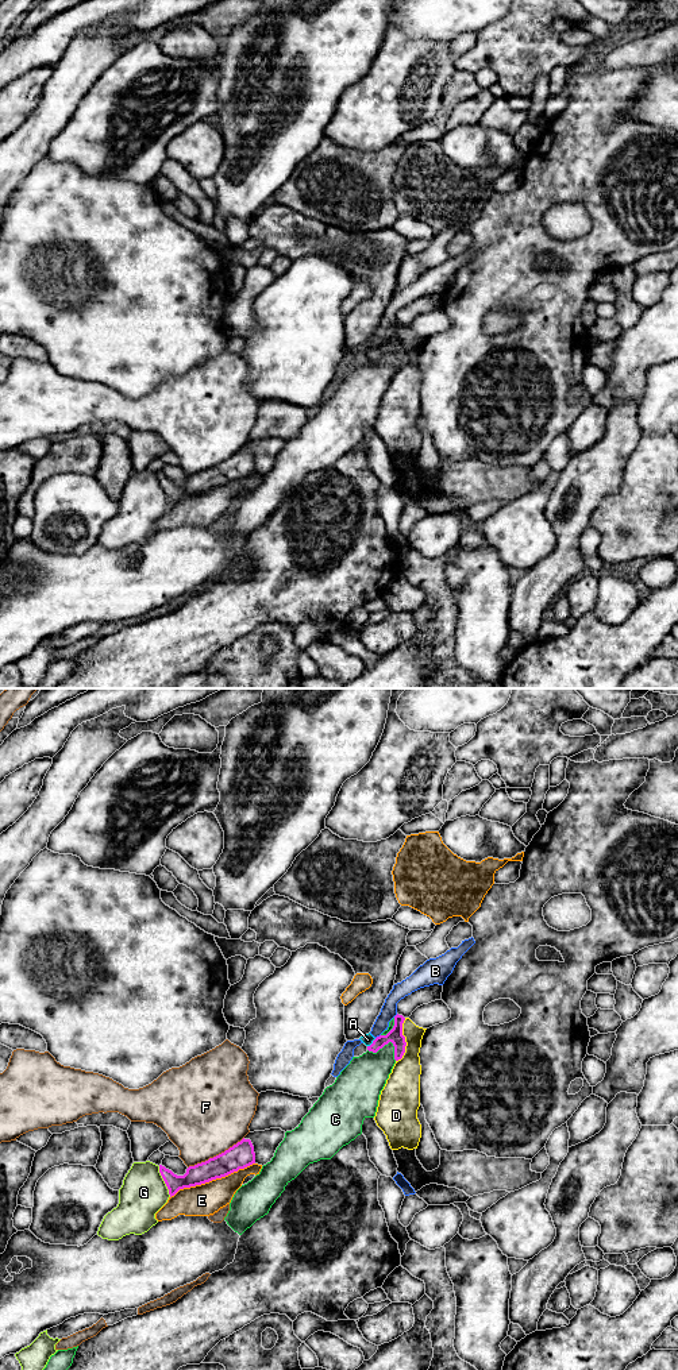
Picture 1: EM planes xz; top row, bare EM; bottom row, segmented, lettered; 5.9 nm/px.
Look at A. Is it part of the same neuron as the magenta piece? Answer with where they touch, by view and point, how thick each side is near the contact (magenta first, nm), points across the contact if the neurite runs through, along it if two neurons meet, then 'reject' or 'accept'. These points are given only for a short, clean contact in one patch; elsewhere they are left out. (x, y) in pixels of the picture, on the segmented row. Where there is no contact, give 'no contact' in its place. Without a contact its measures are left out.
xz (373, 1042) | 90/70 nm | across xz (395, 1035), (373, 1042), (368, 1039) | accept

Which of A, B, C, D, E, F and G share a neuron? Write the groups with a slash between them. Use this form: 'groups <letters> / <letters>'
groups A / B / C / D / E / F / G

